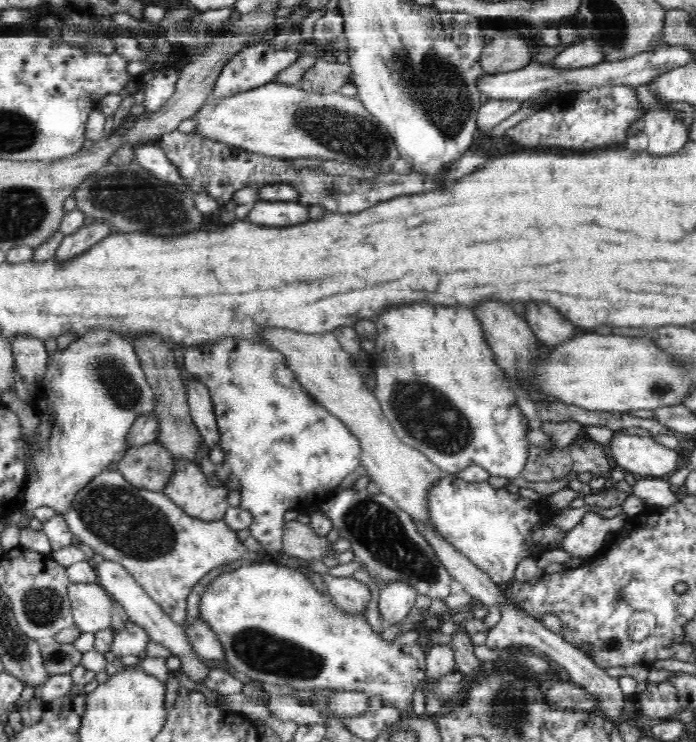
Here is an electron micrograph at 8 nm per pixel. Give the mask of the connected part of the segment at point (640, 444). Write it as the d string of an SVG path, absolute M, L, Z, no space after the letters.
M613 434L608 447L616 466L637 477L664 478L664 474L672 474L677 470L676 450L656 443L652 437Z

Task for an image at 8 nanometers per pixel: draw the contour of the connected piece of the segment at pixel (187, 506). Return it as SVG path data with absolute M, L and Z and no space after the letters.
M178 457L175 470L164 486L164 493L192 517L200 517L204 521L222 519L229 507L226 499L229 488L212 489L208 479L196 461Z

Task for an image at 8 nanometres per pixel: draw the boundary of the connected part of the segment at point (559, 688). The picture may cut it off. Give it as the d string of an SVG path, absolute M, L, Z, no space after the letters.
M556 681L548 687L548 701L563 708L586 709L596 711L597 698L583 686L572 681Z

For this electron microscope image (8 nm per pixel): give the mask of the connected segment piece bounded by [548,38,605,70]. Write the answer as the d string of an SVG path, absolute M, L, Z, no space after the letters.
M586 38L578 44L567 46L548 66L574 70L574 68L592 67L602 62L605 62L605 60L602 59L602 53L597 44L590 38Z

